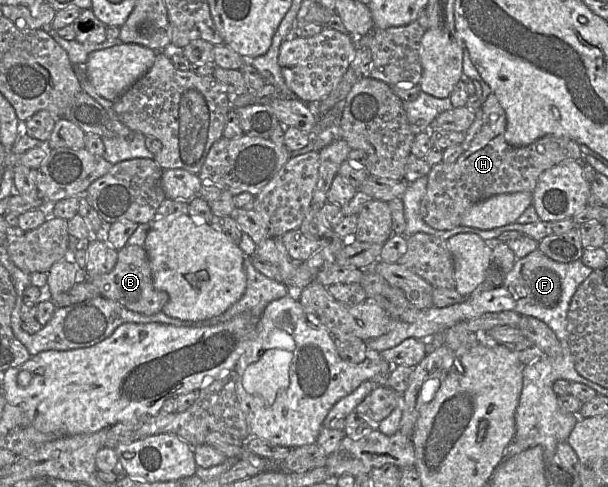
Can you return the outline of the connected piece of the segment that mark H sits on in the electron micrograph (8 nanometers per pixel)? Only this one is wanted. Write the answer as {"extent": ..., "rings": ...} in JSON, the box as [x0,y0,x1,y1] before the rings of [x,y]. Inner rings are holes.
{"extent":[420,92,579,230],"rings":[[[491,92],[481,105],[482,126],[469,148],[454,163],[439,163],[427,176],[426,193],[420,203],[420,216],[436,230],[451,230],[461,225],[468,209],[492,196],[517,192],[532,193],[539,177],[551,167],[568,159],[579,161],[579,144],[567,138],[543,136],[527,146],[511,146],[505,140],[506,114]]]}

